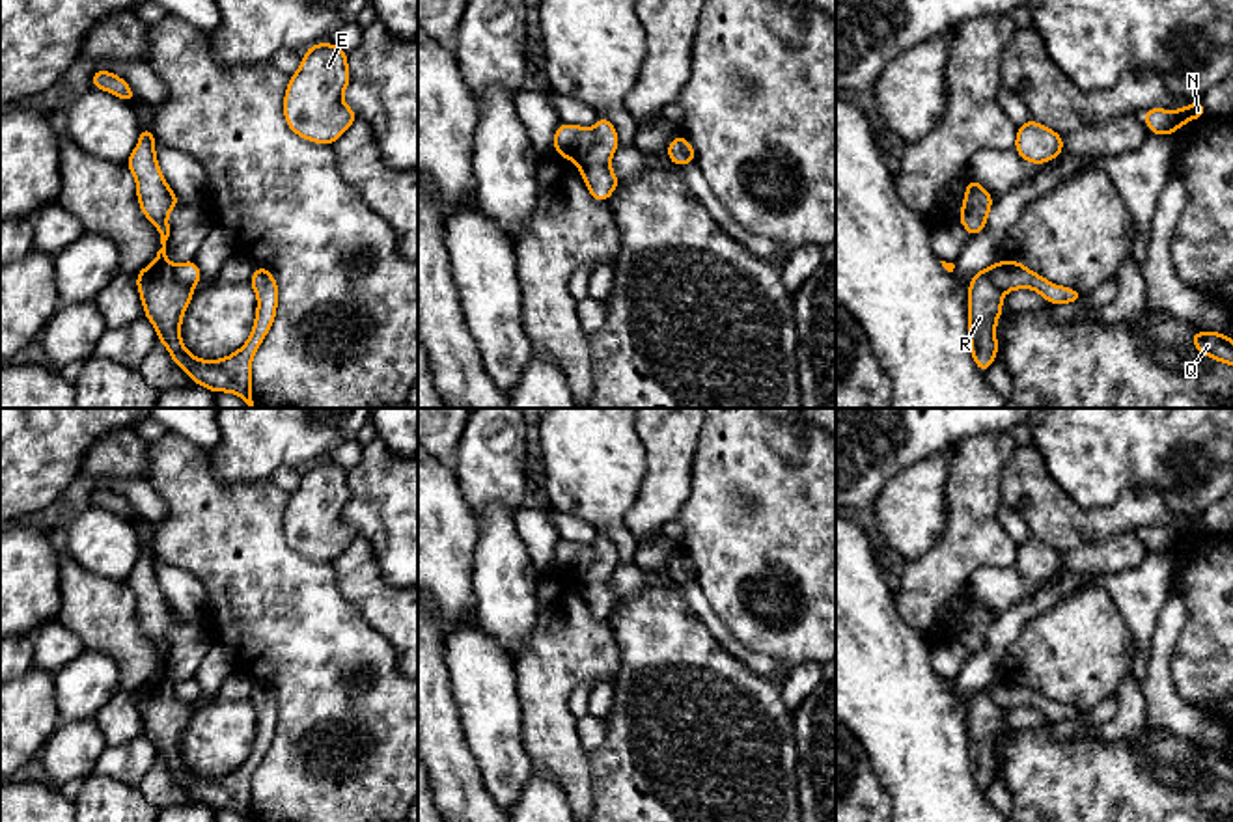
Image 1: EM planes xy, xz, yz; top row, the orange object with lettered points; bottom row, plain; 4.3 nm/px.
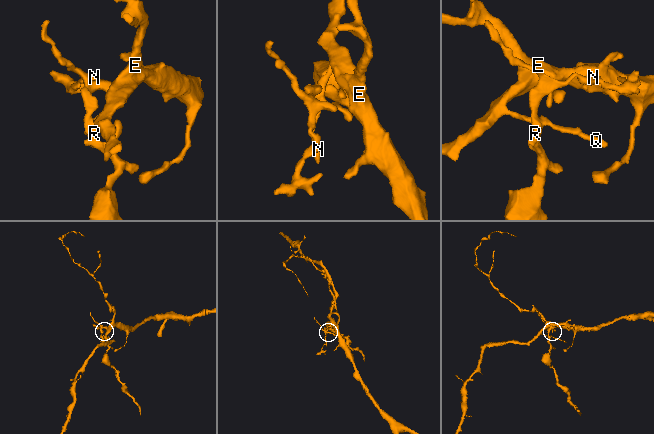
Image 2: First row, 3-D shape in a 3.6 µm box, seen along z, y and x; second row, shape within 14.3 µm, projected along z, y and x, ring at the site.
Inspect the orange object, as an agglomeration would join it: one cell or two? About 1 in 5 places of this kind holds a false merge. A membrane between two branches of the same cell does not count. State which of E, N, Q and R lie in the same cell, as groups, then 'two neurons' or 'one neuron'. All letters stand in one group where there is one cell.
E Q / N R | two neurons

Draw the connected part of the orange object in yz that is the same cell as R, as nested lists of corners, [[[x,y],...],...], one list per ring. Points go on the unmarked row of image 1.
[[[977,693],[968,701],[968,759],[970,772],[985,790],[998,772],[996,740],[1004,729],[1004,708],[989,695]]]

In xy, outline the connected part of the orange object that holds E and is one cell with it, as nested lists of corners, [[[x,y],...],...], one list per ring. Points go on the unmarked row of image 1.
[[[328,459],[304,468],[284,514],[285,541],[297,554],[332,563],[358,535],[343,520],[351,500],[347,475],[345,468]]]

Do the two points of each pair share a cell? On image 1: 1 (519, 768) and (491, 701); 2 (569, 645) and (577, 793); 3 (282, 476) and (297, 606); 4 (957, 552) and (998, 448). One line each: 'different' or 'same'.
1: same
2: same
3: different
4: same

